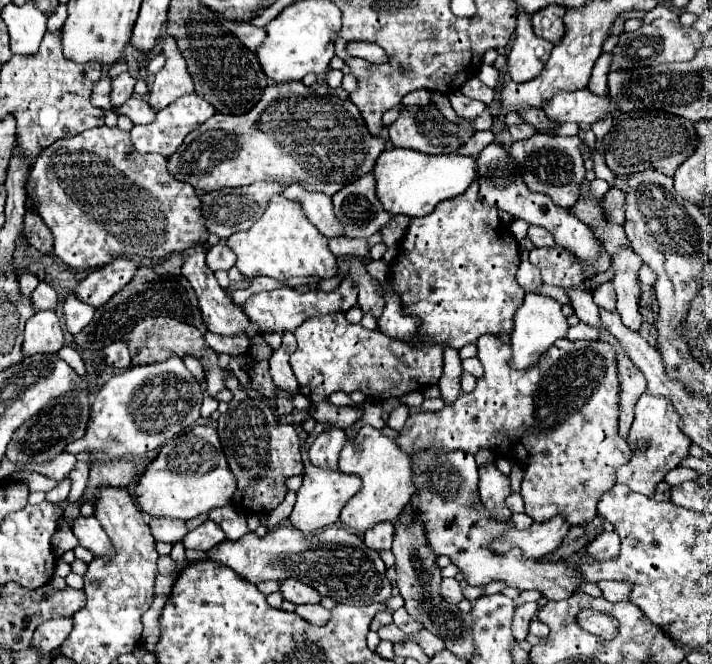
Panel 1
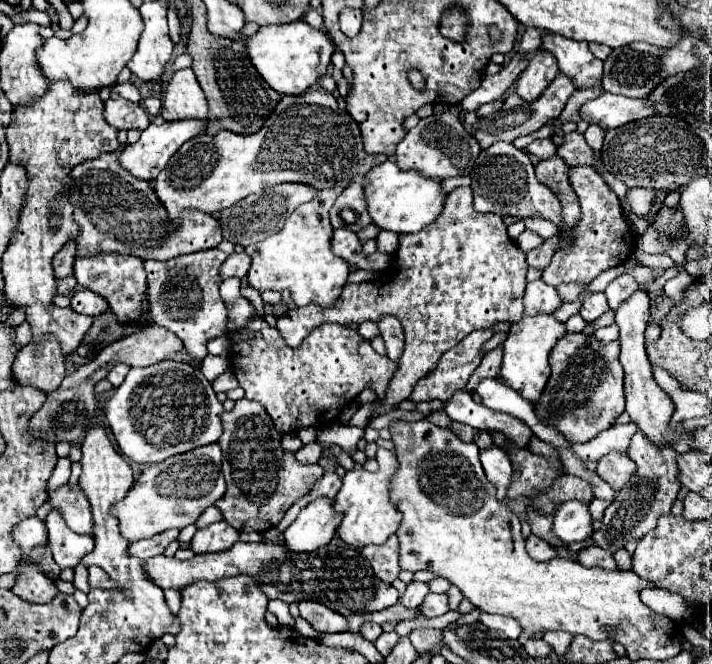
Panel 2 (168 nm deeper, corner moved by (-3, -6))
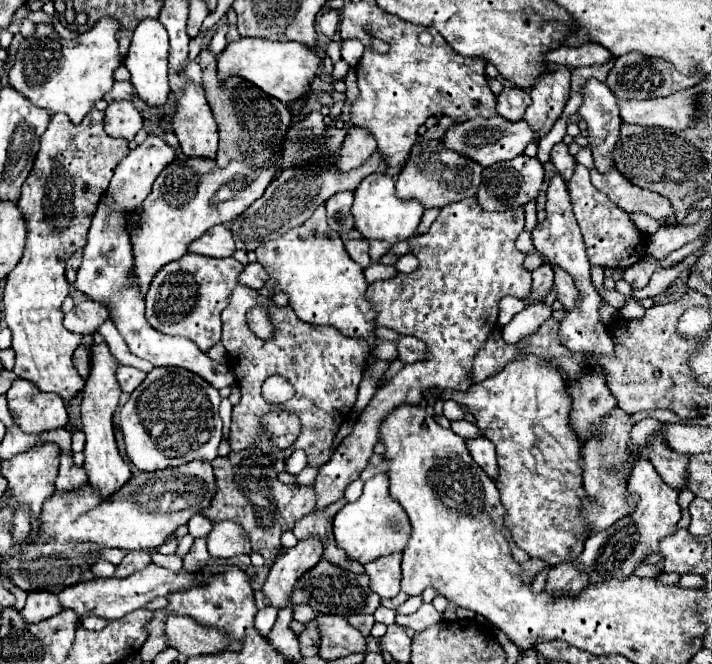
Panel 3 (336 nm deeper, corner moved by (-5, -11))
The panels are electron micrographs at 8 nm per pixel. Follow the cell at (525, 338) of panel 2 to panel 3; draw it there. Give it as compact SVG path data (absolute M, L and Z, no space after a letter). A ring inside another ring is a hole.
M524 356L504 368L500 374L472 384L466 394L454 390L434 390L434 396L466 404L468 410L474 414L480 432L496 446L500 468L496 488L500 492L500 502L506 508L504 524L506 528L510 528L516 546L530 558L544 560L548 566L558 566L576 558L582 552L584 540L588 538L588 534L584 534L584 530L588 530L584 526L588 524L584 522L584 516L580 512L586 492L580 472L580 442L570 426L572 400L566 392L560 372L556 372L552 364L540 360L538 356Z

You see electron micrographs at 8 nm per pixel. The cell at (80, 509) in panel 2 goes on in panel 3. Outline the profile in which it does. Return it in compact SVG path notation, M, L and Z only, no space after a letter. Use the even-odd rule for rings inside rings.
M60 450L60 474L56 480L56 490L66 492L66 490L76 490L80 486L88 484L88 476L82 466L76 466L72 460L72 452Z

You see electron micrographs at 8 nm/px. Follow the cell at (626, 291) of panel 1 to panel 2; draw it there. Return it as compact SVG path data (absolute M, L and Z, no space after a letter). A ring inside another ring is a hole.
M634 291L618 309L616 309L616 325L620 327L620 363L624 367L624 395L626 395L626 413L634 423L638 423L640 431L646 433L646 437L654 439L654 443L666 443L674 445L678 441L678 435L668 427L668 421L674 413L674 403L672 399L658 387L658 383L652 377L650 361L646 357L646 347L644 347L644 331L648 325L648 295L646 291Z

